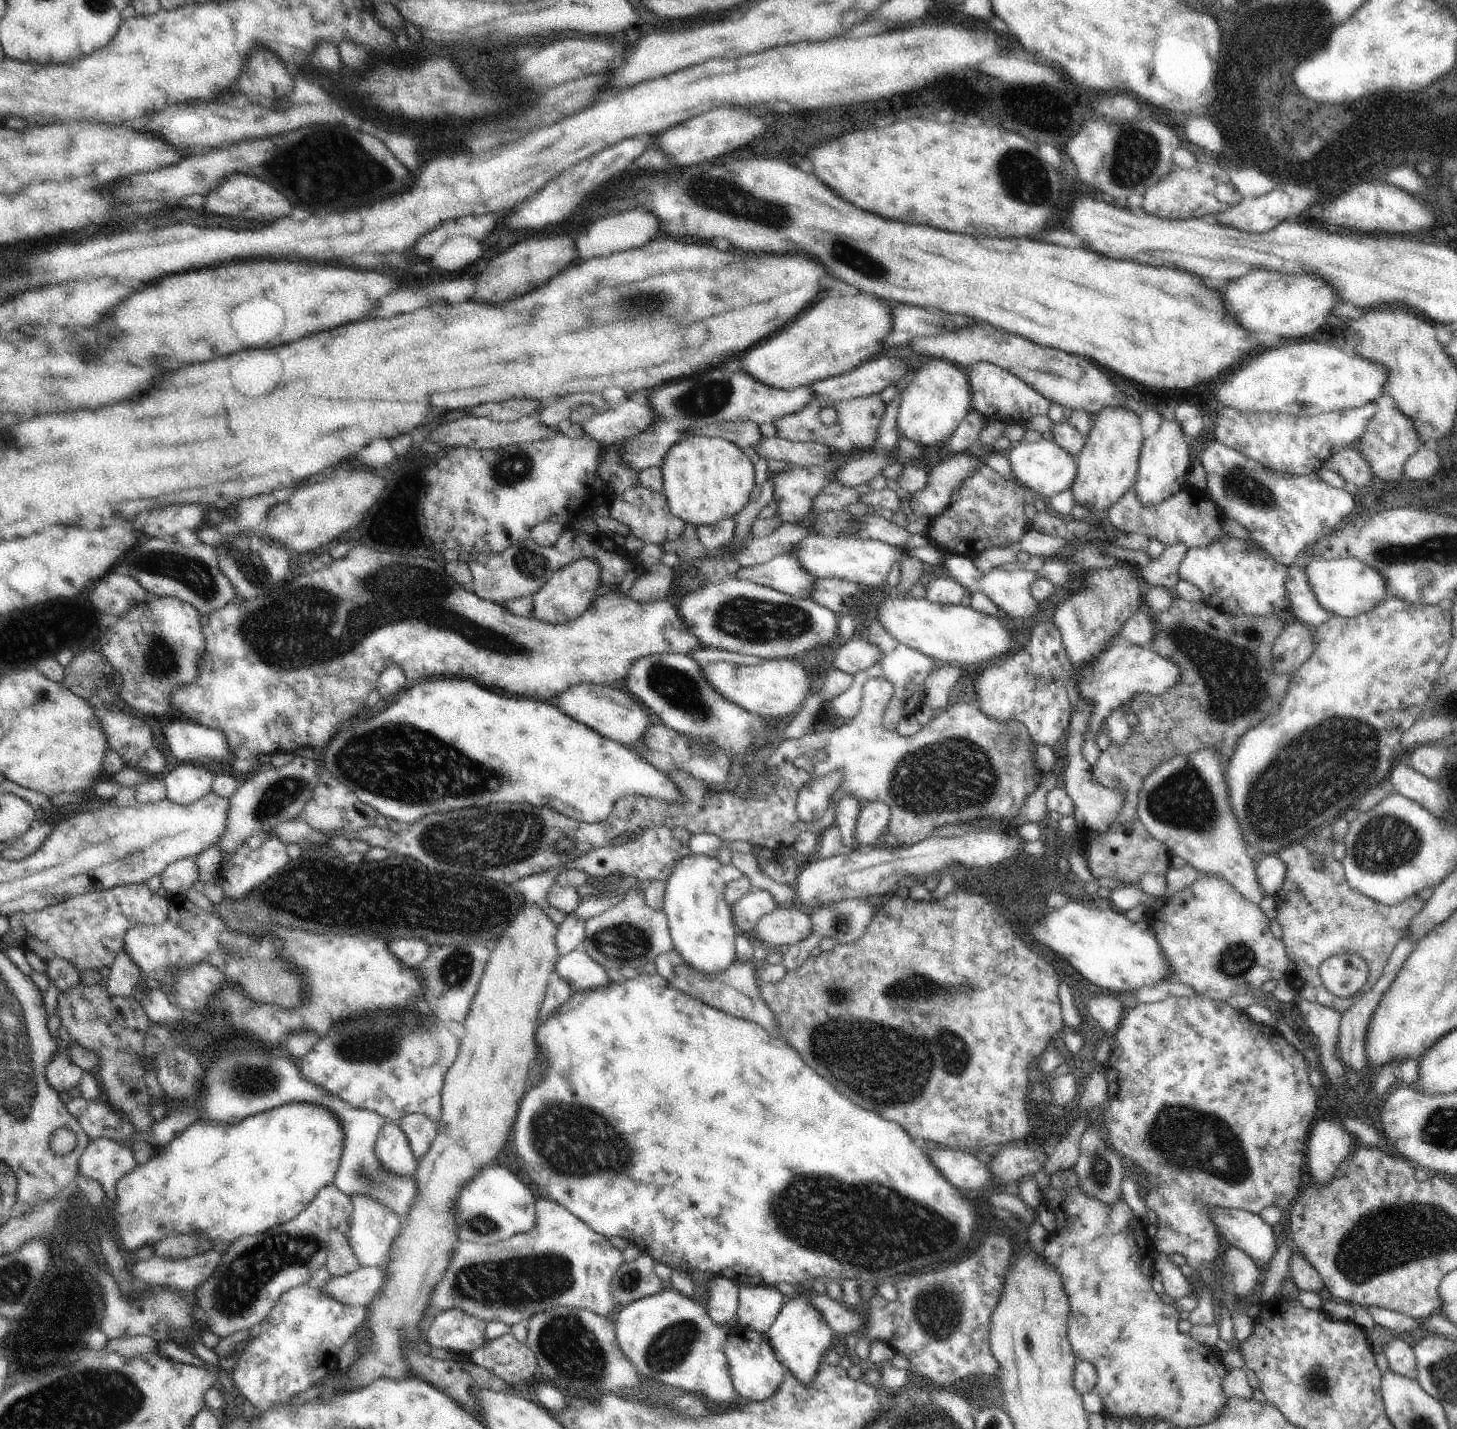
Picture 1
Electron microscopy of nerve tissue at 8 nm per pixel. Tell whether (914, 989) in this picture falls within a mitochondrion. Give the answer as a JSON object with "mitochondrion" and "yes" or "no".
{"mitochondrion":"yes"}

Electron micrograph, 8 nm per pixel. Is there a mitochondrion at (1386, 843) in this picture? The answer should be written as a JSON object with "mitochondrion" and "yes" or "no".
{"mitochondrion":"yes"}

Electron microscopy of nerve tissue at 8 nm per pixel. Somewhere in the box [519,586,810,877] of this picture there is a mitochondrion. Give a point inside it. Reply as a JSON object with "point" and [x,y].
{"point":[678,690]}

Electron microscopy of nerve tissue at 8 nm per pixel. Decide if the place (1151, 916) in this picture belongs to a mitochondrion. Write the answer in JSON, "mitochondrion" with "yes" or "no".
{"mitochondrion":"no"}

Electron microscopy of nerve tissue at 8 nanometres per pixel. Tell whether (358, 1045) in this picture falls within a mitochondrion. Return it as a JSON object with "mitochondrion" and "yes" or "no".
{"mitochondrion":"yes"}

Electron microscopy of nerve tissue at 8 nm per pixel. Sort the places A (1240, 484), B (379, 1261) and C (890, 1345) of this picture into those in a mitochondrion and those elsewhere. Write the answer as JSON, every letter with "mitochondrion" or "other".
{"A":"mitochondrion","B":"other","C":"other"}

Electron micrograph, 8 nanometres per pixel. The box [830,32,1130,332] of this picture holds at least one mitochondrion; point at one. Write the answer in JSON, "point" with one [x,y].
{"point":[1021,180]}

